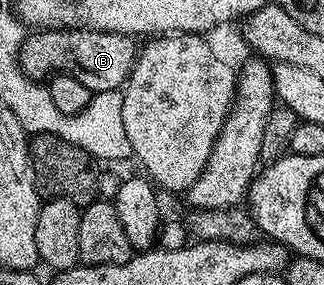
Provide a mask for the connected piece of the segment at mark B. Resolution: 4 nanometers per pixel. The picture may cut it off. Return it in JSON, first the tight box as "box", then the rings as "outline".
{"box":[19,30,137,92],"outline":[[[40,30],[38,32],[31,32],[24,37],[23,47],[19,49],[19,67],[21,67],[30,78],[36,80],[47,80],[57,74],[68,74],[77,80],[81,80],[81,84],[85,84],[85,88],[89,88],[93,92],[100,90],[118,90],[126,83],[127,78],[131,75],[131,69],[135,66],[137,55],[136,39],[130,34],[114,34],[113,32],[105,32],[104,30]]]}

